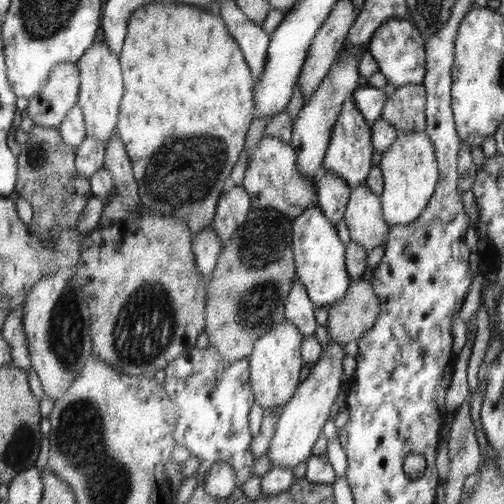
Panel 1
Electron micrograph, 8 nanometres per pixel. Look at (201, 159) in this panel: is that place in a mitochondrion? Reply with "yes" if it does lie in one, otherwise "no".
yes

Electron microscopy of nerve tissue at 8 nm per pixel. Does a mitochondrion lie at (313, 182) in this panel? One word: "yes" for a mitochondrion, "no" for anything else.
no

